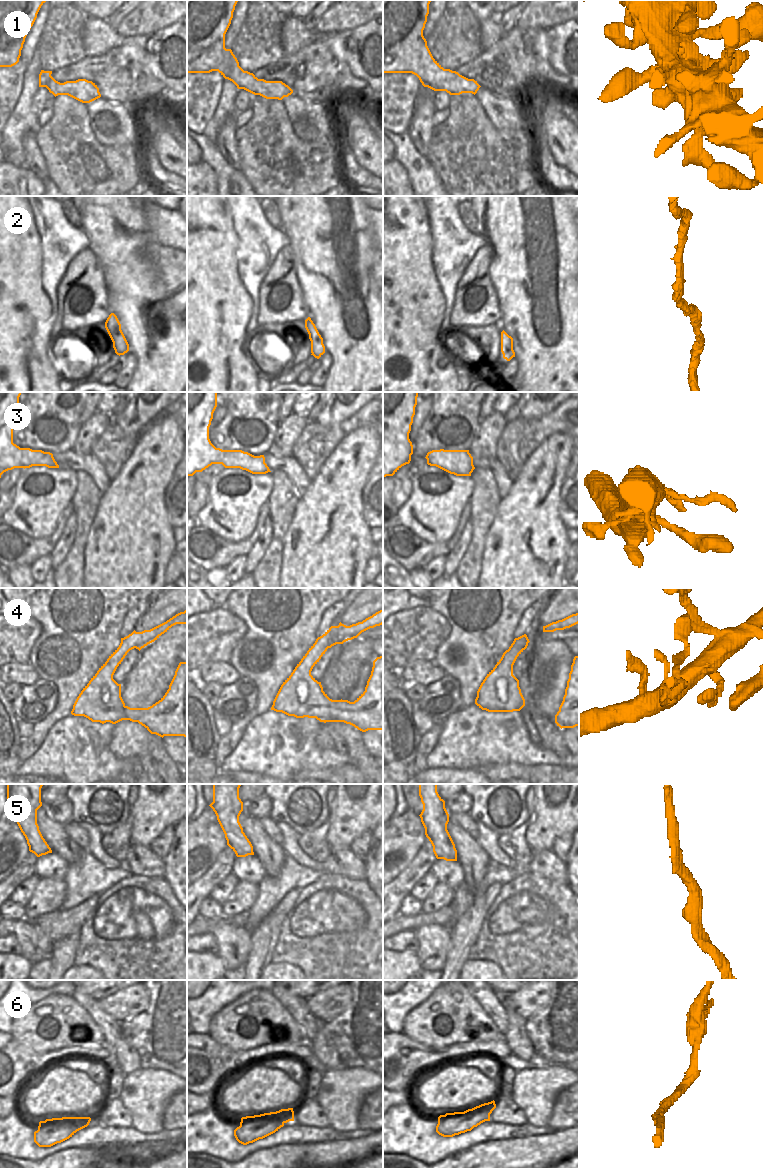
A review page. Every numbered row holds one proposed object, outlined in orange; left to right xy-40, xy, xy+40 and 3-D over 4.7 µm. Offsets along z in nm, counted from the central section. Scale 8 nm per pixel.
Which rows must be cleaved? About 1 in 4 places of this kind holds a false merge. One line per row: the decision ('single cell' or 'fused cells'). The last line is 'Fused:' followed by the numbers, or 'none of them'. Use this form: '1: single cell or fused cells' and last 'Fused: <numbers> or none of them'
1: single cell
2: single cell
3: single cell
4: fused cells
5: single cell
6: single cell
Fused: 4

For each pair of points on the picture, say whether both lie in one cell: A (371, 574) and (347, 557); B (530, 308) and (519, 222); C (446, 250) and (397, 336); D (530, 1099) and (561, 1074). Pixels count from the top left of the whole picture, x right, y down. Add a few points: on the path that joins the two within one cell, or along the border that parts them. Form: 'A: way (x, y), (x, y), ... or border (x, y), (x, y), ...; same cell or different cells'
A: border (372, 555), (367, 561), (362, 577); different cells
B: way (525, 287), (524, 243); same cell
C: border (432, 247), (431, 263), (441, 293); different cells
D: way (538, 1091), (545, 1084), (553, 1080); same cell

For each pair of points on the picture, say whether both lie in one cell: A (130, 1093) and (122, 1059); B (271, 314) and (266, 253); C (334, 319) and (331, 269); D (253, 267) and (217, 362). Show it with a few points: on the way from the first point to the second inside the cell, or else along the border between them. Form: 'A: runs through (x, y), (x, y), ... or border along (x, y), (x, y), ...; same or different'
A: border along (141, 1068), (137, 1068), (126, 1075); different
B: border along (280, 250), (263, 278), (258, 292); different
C: runs through (334, 305), (331, 286), (320, 275); same
D: border along (236, 267), (238, 277), (250, 298), (251, 312); different

